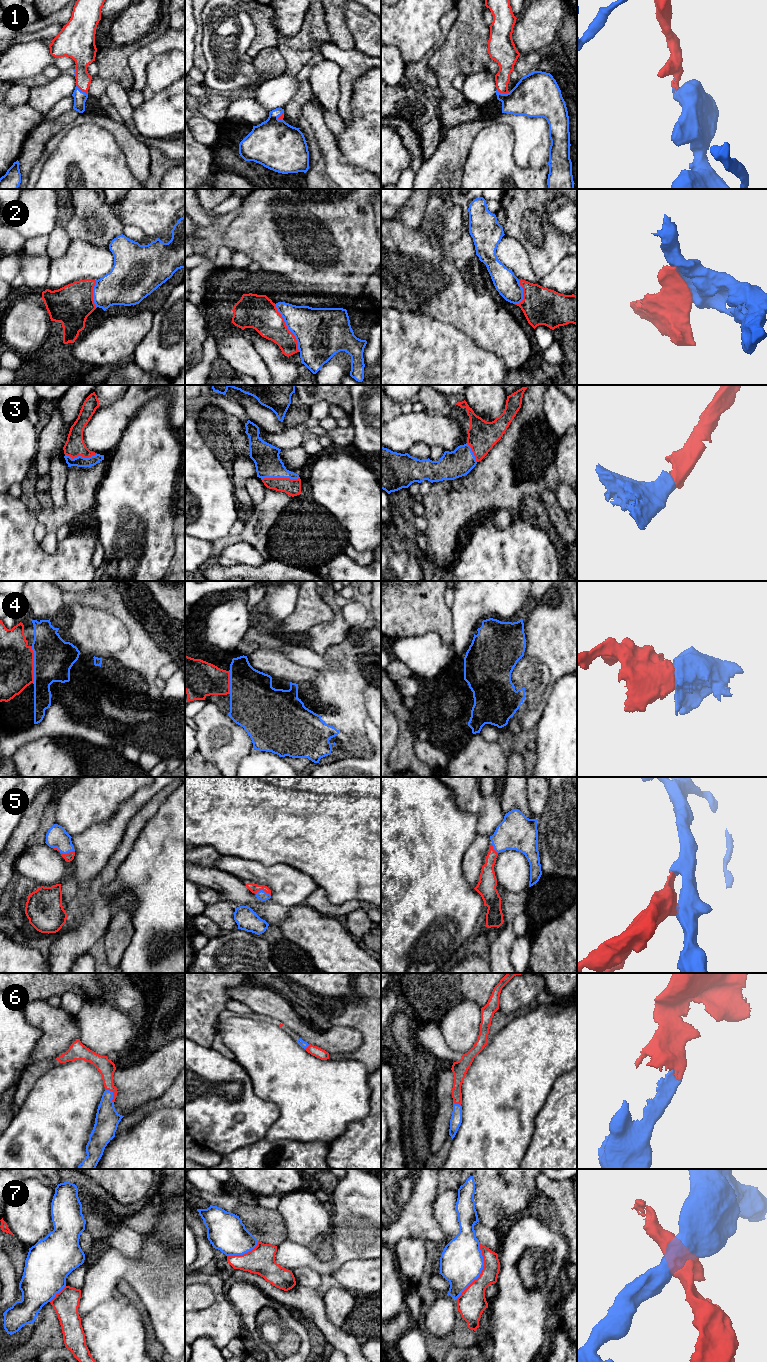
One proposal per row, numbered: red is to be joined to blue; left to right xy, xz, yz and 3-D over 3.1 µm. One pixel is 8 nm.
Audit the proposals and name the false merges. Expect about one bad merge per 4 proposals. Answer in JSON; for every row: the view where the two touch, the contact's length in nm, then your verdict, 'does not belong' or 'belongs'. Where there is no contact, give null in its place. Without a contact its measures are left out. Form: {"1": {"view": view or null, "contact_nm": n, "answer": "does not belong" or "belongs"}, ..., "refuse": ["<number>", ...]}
{"1": {"view": "xy", "contact_nm": 120, "answer": "belongs"}, "2": {"view": "xz", "contact_nm": 440, "answer": "does not belong"}, "3": {"view": "xz", "contact_nm": 320, "answer": "belongs"}, "4": {"view": "xy", "contact_nm": 300, "answer": "belongs"}, "5": {"view": "xy", "contact_nm": 180, "answer": "belongs"}, "6": {"view": "xy", "contact_nm": 130, "answer": "belongs"}, "7": {"view": "yz", "contact_nm": 500, "answer": "does not belong"}, "refuse": ["2", "7"]}

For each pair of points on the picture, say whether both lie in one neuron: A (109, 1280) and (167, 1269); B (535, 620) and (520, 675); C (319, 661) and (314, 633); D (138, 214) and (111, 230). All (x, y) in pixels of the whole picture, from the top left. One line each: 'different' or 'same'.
A: same
B: same
C: different
D: different

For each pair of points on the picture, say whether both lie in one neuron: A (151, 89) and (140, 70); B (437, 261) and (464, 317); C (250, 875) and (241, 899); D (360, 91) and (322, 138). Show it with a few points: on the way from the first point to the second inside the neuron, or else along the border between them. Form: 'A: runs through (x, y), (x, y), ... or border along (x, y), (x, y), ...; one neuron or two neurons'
A: border along (153, 58), (147, 66), (146, 84), (141, 90); two neurons
B: runs through (437, 275), (437, 286), (454, 303); one neuron
C: border along (225, 871), (237, 876), (246, 883); two neurons
D: border along (335, 137), (343, 159); two neurons

